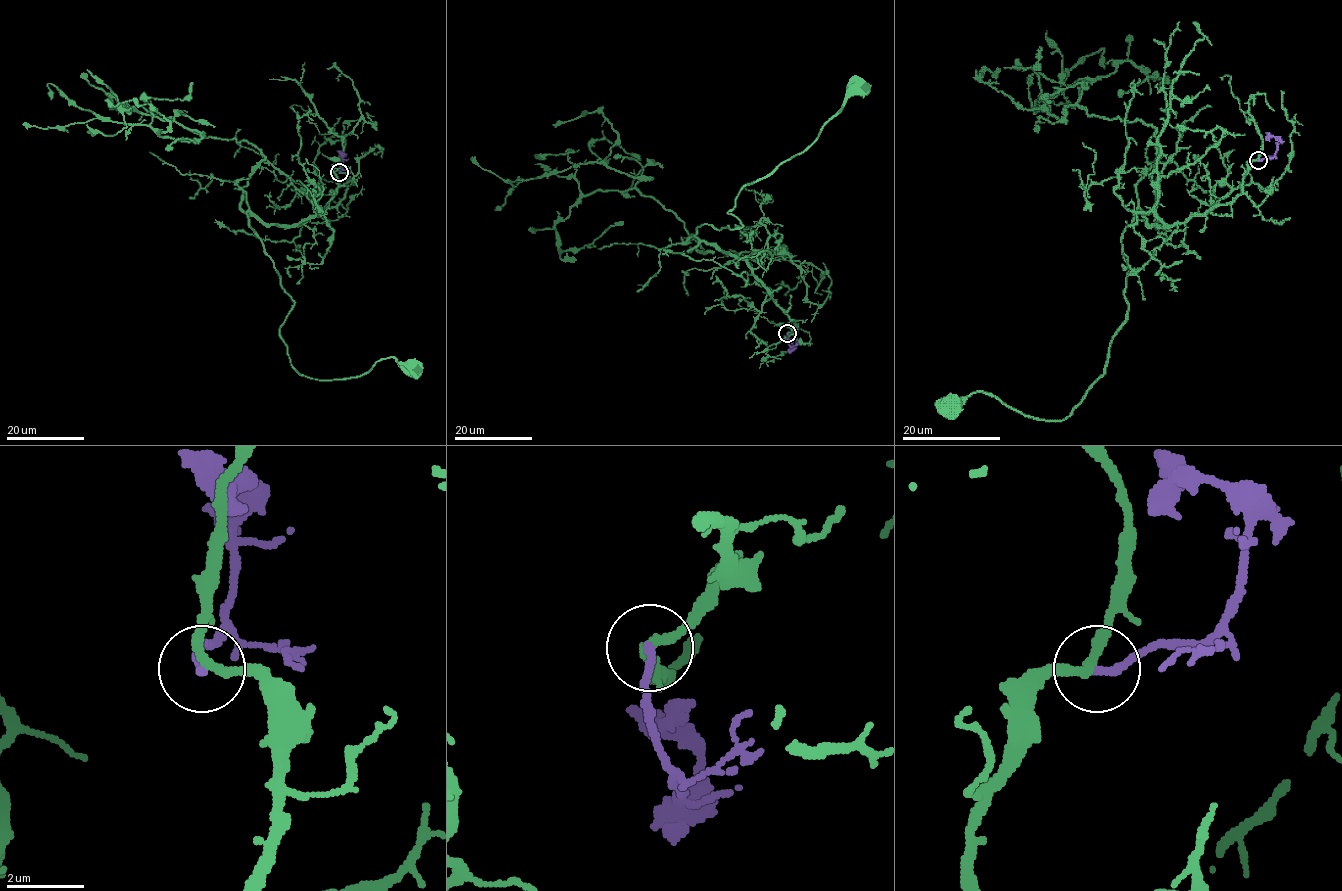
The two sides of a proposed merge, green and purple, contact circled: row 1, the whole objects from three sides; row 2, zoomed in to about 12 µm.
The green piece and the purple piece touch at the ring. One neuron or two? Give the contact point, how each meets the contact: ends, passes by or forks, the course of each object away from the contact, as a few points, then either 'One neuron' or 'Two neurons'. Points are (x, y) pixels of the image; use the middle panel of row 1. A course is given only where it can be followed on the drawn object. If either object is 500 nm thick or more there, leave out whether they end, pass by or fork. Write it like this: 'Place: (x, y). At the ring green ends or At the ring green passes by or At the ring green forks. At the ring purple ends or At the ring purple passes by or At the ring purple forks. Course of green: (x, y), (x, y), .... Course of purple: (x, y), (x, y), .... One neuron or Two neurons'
Place: (787, 333). At the ring green passes by. At the ring purple ends. Course of green: (788, 333), (794, 320), (752, 268), (696, 229), (741, 226), (728, 212), (738, 194), (805, 150), (861, 85). Course of purple: (788, 333), (790, 348), (792, 344), (785, 339). Two neurons

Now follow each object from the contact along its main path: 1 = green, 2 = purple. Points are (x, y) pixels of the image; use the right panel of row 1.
1: (1258, 159), (1231, 202), (1169, 226), (1136, 211), (1124, 323), (1071, 413), (1028, 418), (981, 392), (947, 405)
2: (1258, 159), (1271, 157), (1276, 150), (1278, 141), (1267, 132)

